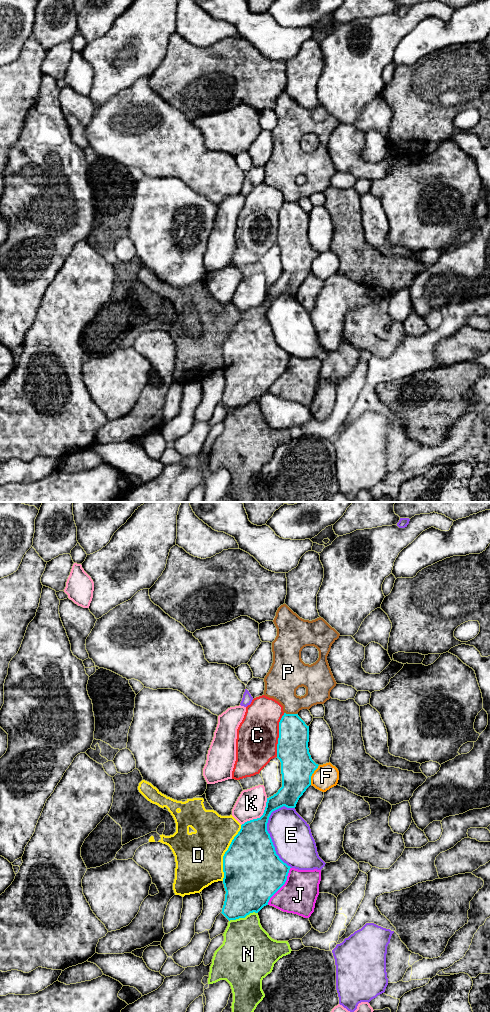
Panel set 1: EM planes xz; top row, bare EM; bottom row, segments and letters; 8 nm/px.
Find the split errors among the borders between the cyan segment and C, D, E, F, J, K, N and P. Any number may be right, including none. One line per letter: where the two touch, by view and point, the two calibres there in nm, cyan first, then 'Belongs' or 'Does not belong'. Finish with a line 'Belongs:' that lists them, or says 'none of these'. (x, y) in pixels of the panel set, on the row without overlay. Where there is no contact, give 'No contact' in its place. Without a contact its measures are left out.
C: Touches cyan at xz (279, 223). Thickness 260 nm (cyan) against 340 nm. Does not belong
D: Touches cyan at xz (225, 341). Thickness 460 nm (cyan) against 380 nm. Does not belong
E: Touches cyan at xz (269, 323). Thickness 420 nm (cyan) against 320 nm. Does not belong
F: Touches cyan at xz (311, 263). Thickness 260 nm (cyan) against 200 nm. Does not belong
J: Touches cyan at xz (282, 373). Thickness 460 nm (cyan) against 300 nm. Does not belong
K: Touches cyan at xz (260, 305). Thickness 320 nm (cyan) against 240 nm. Does not belong
N: Touches cyan at xz (243, 405). Thickness 380 nm (cyan) against 400 nm. Does not belong
P: Touches cyan at xz (290, 202). Thickness 240 nm (cyan) against 260 nm. Belongs
Belongs: P

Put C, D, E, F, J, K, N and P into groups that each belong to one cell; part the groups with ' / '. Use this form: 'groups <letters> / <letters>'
groups C / D / E / F / J / K / N / P

